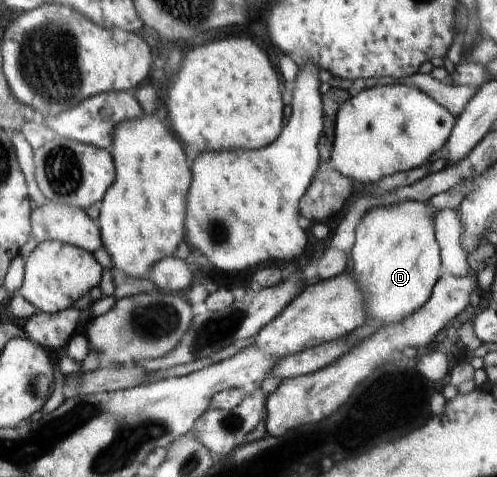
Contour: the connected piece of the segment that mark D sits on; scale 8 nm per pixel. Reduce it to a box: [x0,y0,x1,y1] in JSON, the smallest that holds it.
[352,200,443,328]

